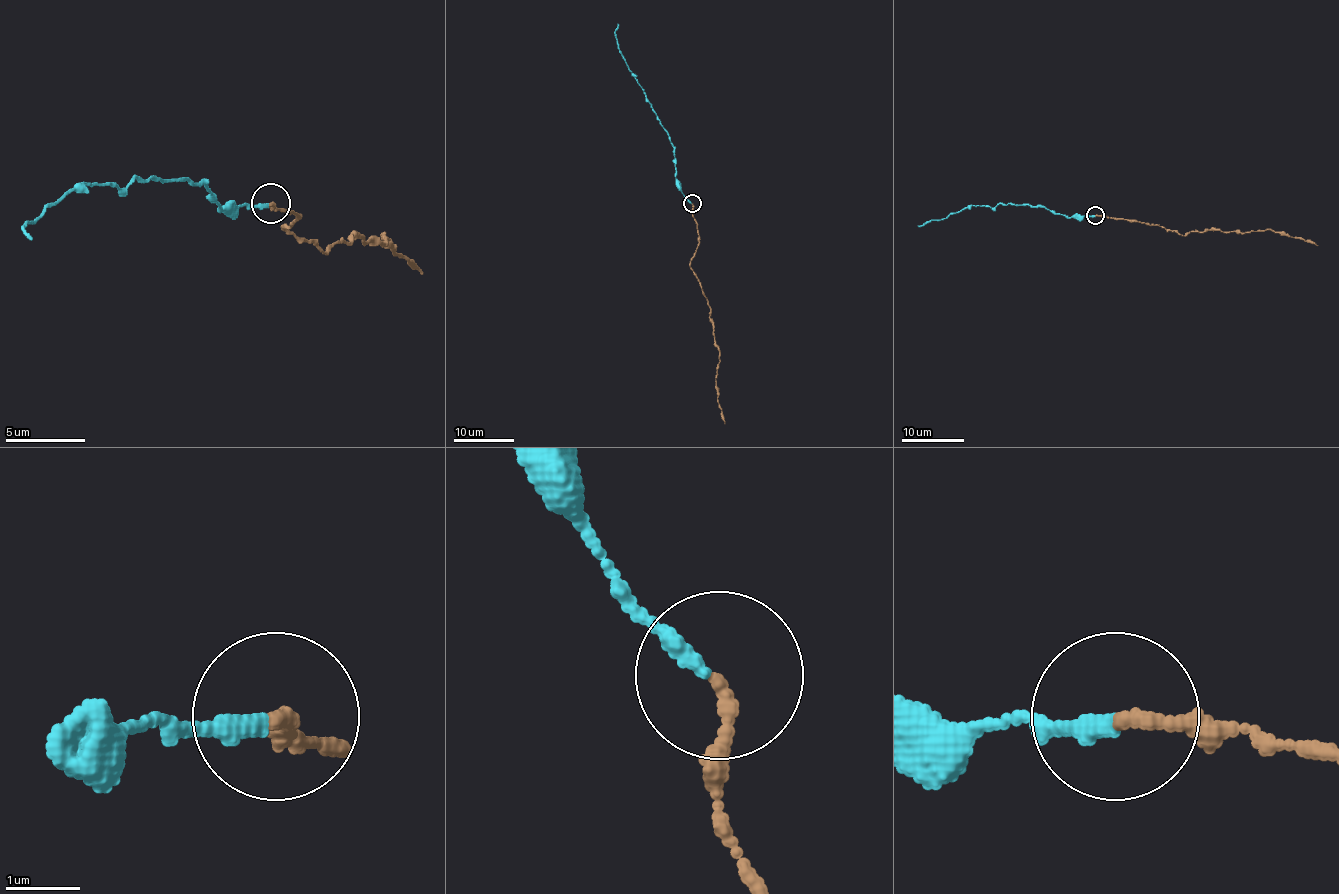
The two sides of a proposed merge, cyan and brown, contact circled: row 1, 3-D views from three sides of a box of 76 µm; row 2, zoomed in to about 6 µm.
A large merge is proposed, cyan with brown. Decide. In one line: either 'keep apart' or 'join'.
join

